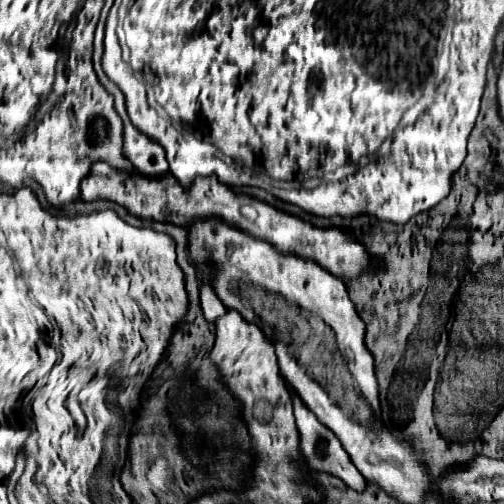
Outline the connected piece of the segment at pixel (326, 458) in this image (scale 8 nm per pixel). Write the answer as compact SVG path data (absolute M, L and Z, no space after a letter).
M285 382L291 398L293 398L293 408L295 408L295 420L297 420L297 430L299 430L299 448L305 456L305 462L311 470L321 470L321 472L329 472L337 478L341 478L345 484L349 484L353 490L363 492L367 480L361 476L361 472L357 472L355 464L351 462L349 454L341 448L341 442L337 440L337 436L333 432L329 432L329 428L325 428L317 416L313 416L313 412L309 412L309 408L305 408L305 402L301 398L297 398L297 394L293 392L291 384Z

